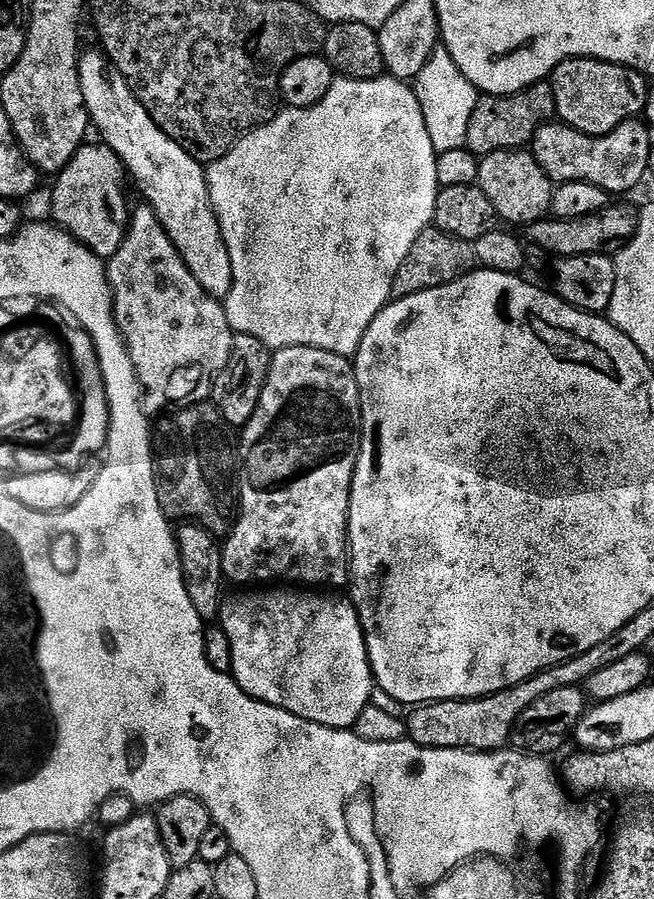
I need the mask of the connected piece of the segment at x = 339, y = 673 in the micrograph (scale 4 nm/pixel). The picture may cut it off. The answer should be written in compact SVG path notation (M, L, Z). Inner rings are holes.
M268 586L263 590L248 590L240 600L240 612L221 611L218 617L218 626L230 638L230 654L232 655L231 675L242 686L242 690L255 700L266 702L270 706L278 706L298 718L306 718L310 722L318 722L322 726L331 728L355 729L356 719L362 714L364 708L369 707L374 692L374 677L372 667L368 661L368 647L364 637L364 627L360 624L360 619L356 613L356 608L347 595L337 594L332 590L313 590L308 586Z

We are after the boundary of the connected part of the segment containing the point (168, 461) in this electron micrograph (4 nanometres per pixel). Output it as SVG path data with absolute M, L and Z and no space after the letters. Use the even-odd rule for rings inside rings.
M191 404L161 415L160 425L155 425L152 433L152 455L156 466L156 489L164 513L173 521L195 518L217 537L224 538L234 523L232 515L238 504L238 440L232 425L226 422L215 404Z

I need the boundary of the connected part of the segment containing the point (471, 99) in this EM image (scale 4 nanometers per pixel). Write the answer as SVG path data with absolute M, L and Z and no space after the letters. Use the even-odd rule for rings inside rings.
M440 46L435 49L416 75L414 87L422 106L422 118L426 118L426 130L430 130L430 142L434 142L437 153L465 147L470 114L474 114L474 106L480 101L481 93L468 81L466 74L458 70L447 48Z

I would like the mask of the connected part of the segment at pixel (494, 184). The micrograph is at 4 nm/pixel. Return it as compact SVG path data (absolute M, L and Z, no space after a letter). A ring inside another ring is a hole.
M503 148L479 157L480 169L476 175L478 187L490 198L497 217L508 224L536 224L552 210L554 182L538 166L531 151Z

